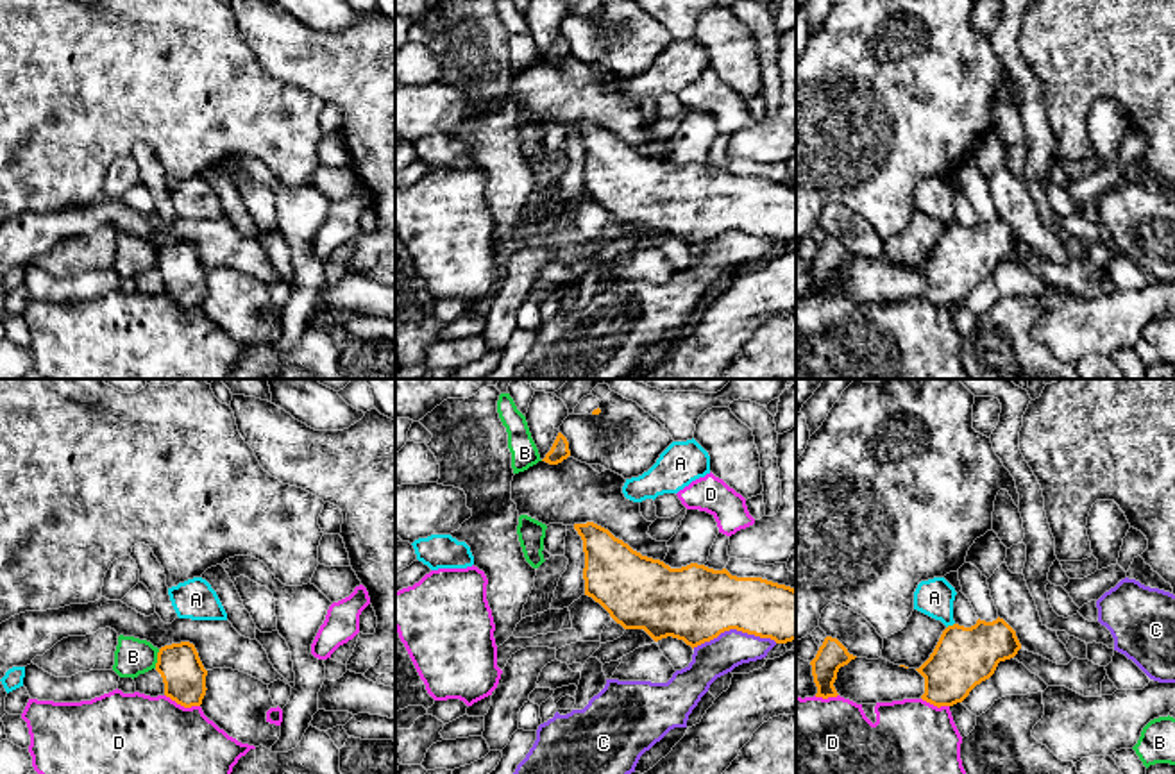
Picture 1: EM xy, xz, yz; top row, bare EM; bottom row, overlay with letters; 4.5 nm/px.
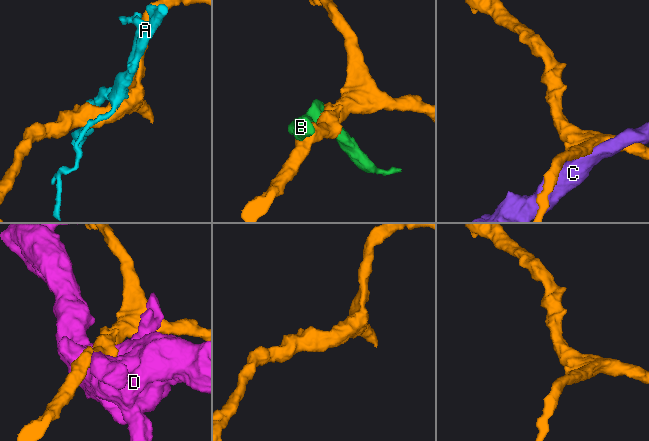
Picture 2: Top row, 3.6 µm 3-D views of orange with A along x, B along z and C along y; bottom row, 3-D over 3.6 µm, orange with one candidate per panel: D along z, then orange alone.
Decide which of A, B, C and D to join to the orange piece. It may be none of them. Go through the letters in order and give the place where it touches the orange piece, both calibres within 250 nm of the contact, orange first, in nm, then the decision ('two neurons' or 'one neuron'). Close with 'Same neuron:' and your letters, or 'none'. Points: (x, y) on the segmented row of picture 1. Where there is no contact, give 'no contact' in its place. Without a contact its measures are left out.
A: contact yz (950, 626); calibres 280 and 170 nm; two neurons
B: contact xy (158, 658); calibres 190 and 170 nm; two neurons
C: contact xz (734, 628); calibres 340 and 170 nm; two neurons
D: contact xy (183, 705); calibres 190 and 360 nm; two neurons
Same neuron: none

